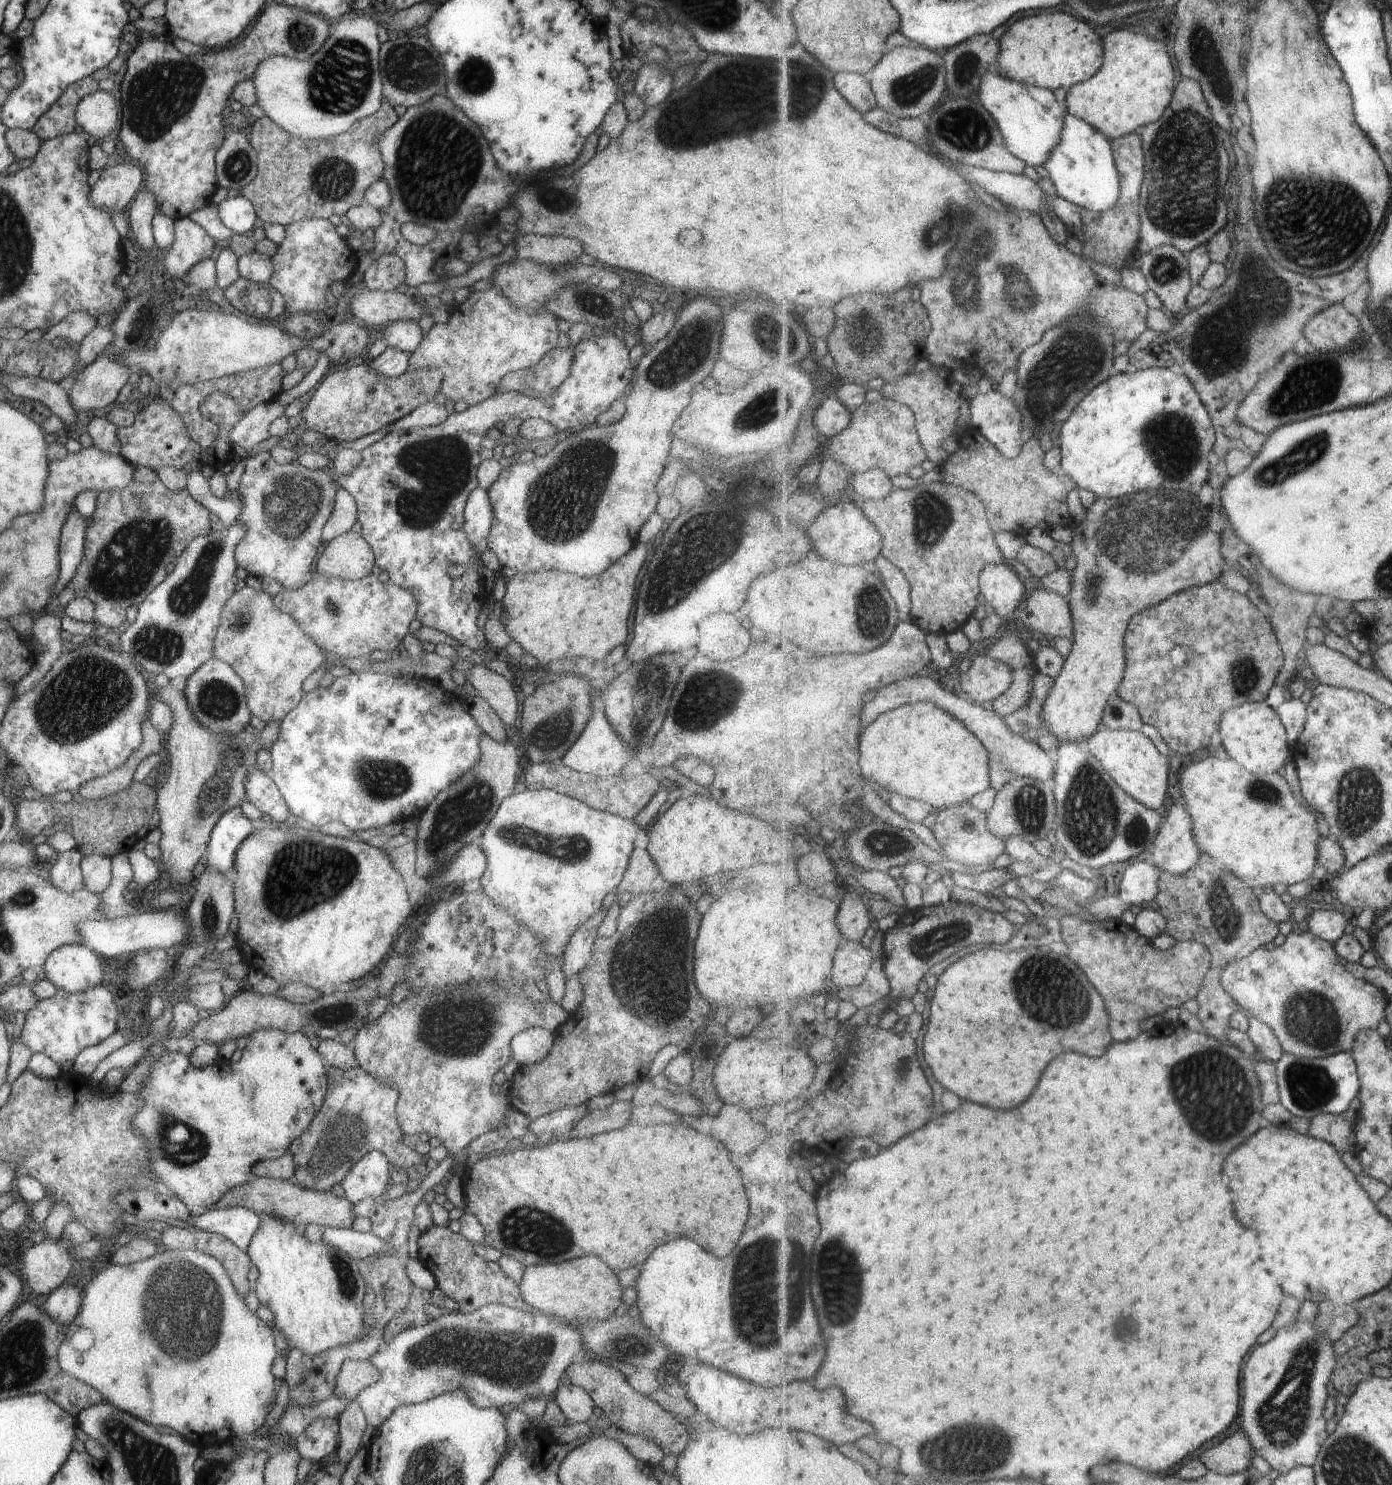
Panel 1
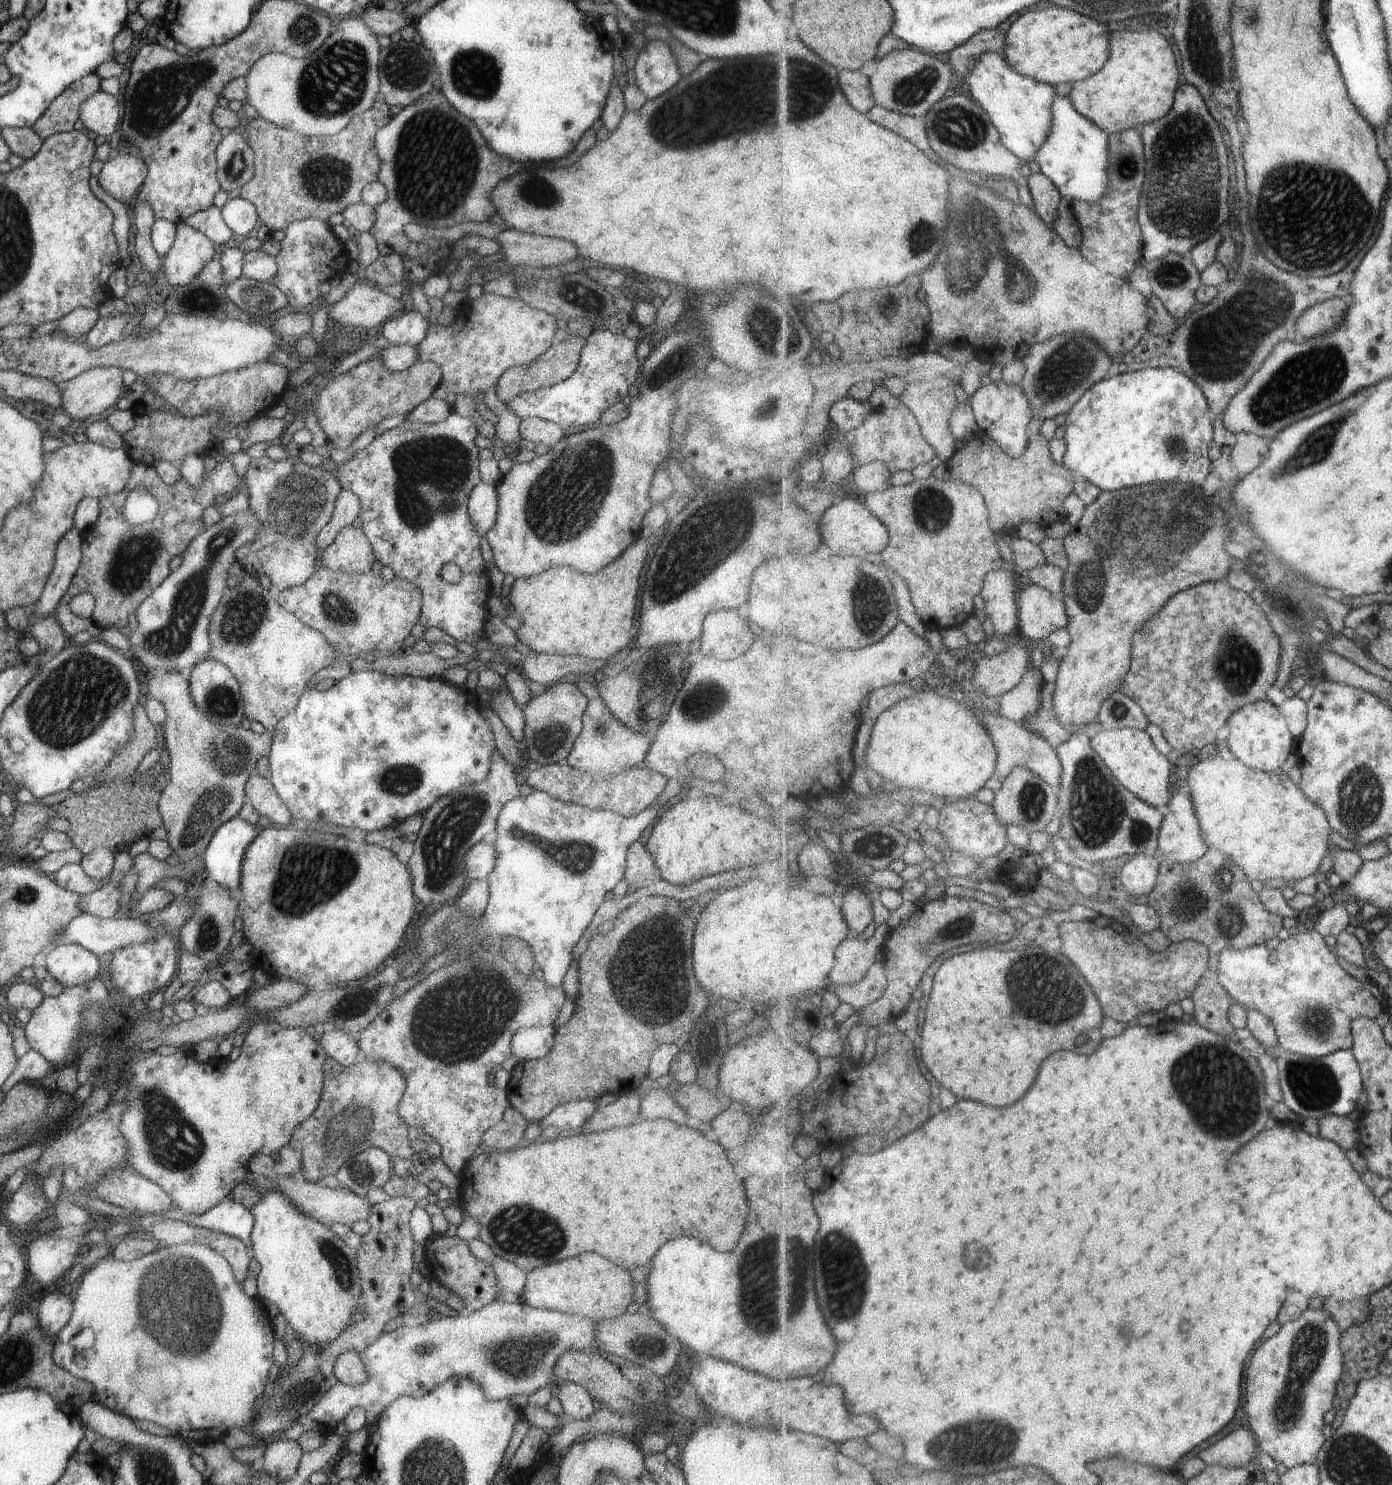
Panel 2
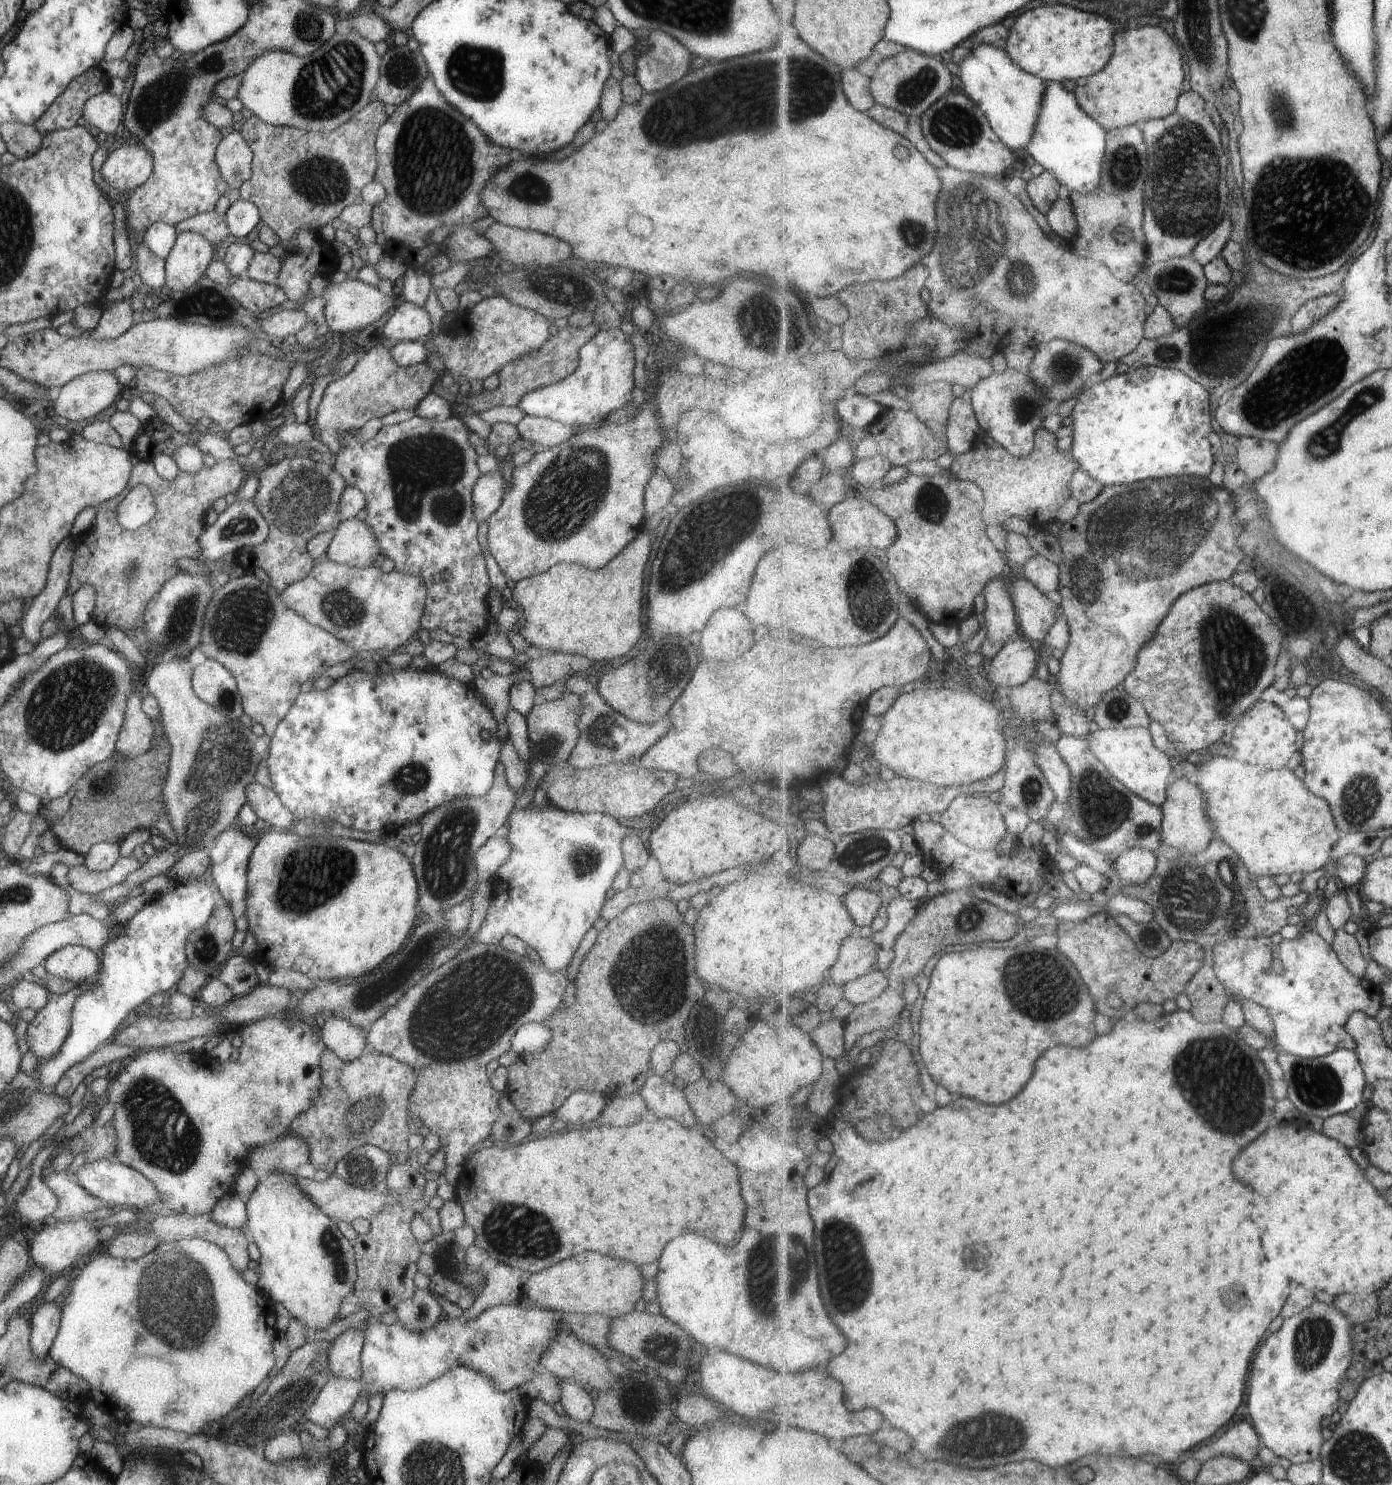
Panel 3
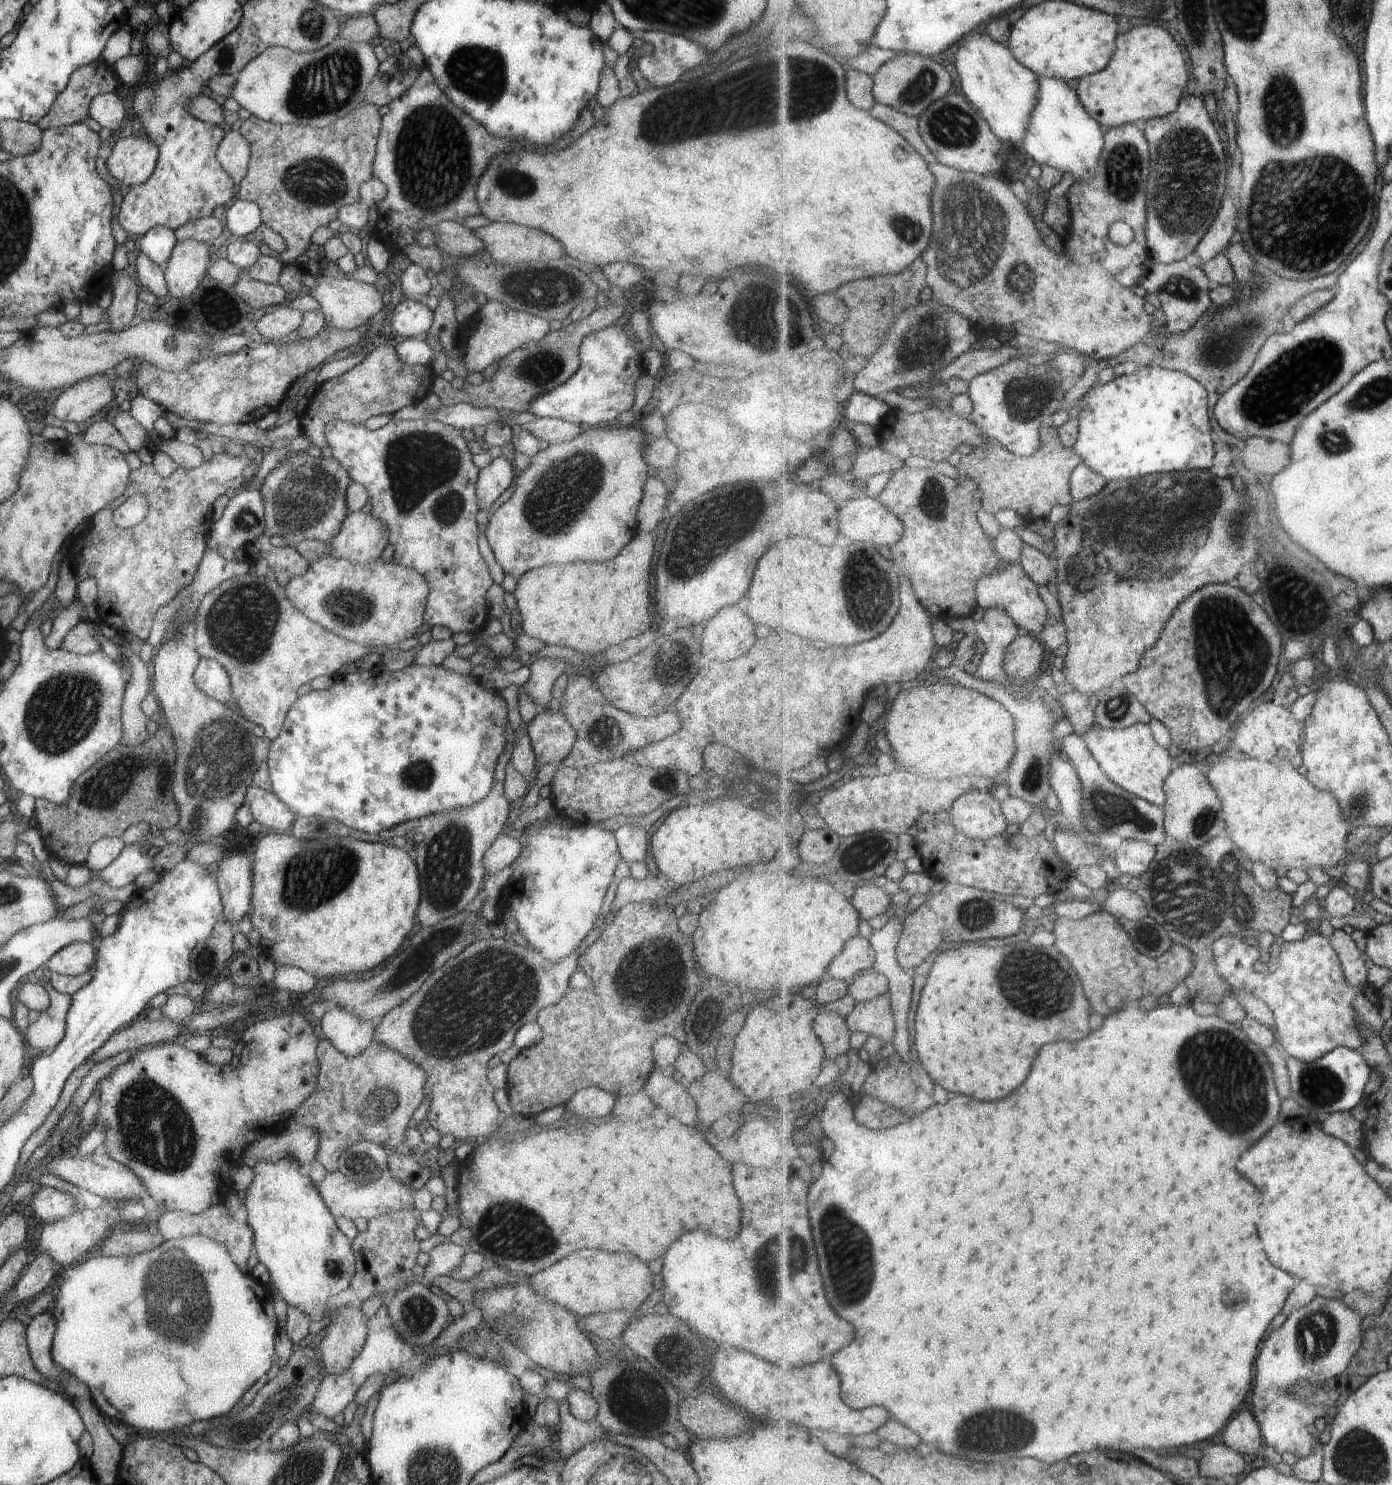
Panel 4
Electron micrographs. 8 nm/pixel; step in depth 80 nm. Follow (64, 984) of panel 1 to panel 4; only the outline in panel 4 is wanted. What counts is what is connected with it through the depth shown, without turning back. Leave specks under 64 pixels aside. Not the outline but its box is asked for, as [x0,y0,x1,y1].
[43,941,95,977]

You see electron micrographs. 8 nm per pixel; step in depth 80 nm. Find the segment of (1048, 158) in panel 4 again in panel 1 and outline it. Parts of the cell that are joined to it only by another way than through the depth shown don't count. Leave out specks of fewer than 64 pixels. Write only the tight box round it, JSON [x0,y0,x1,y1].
[1044,106,1121,212]

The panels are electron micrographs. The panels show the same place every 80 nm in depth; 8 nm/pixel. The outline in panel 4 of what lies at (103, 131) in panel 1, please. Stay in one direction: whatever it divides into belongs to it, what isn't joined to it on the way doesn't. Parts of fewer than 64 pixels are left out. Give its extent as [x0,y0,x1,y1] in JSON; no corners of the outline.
[88,93,125,131]

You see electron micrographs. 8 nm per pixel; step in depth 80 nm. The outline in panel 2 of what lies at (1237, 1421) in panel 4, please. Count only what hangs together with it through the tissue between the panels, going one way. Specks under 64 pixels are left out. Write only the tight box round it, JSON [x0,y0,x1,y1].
[1198,1426,1259,1468]

